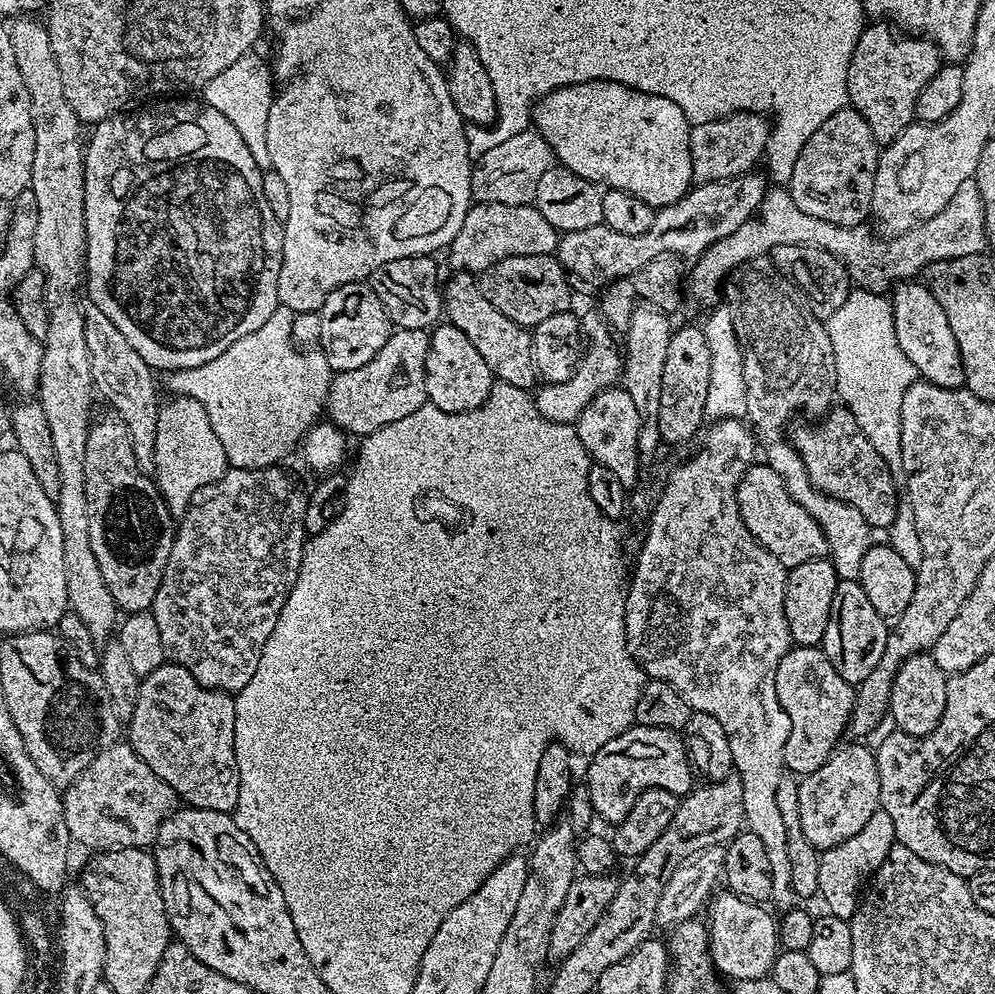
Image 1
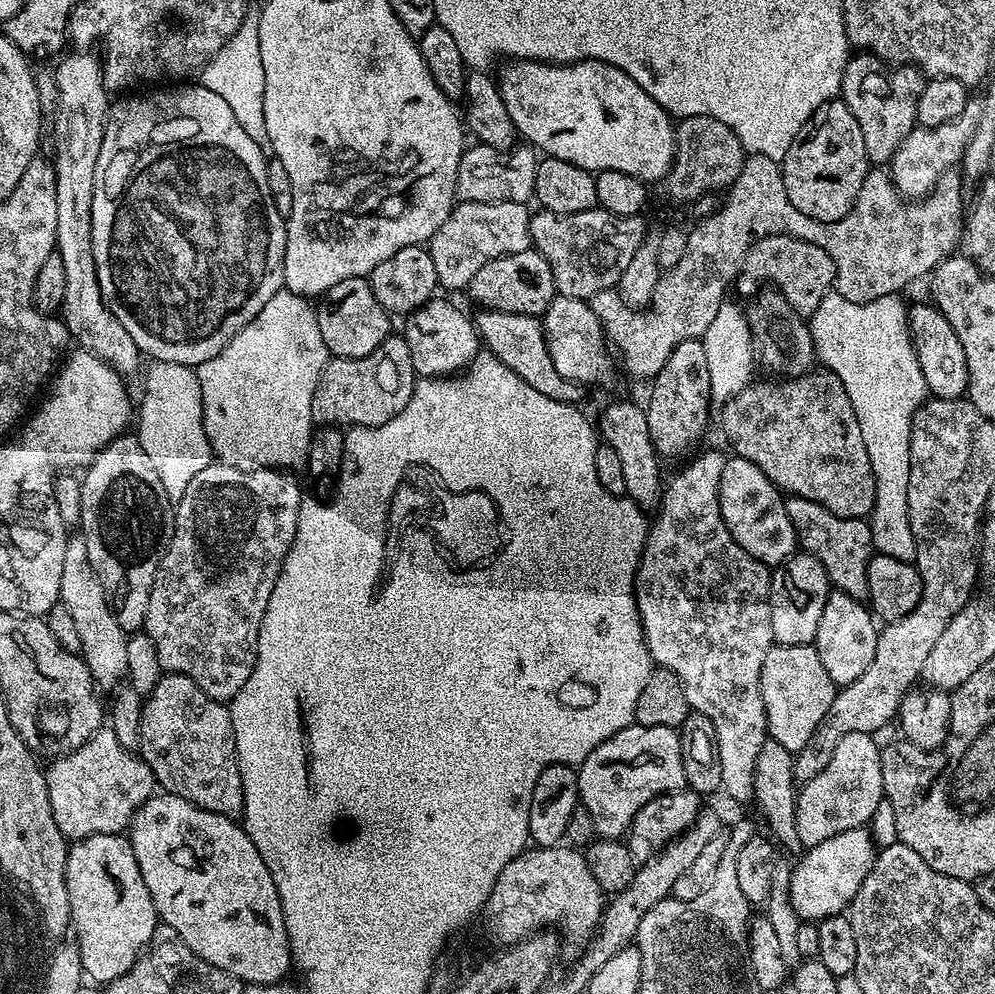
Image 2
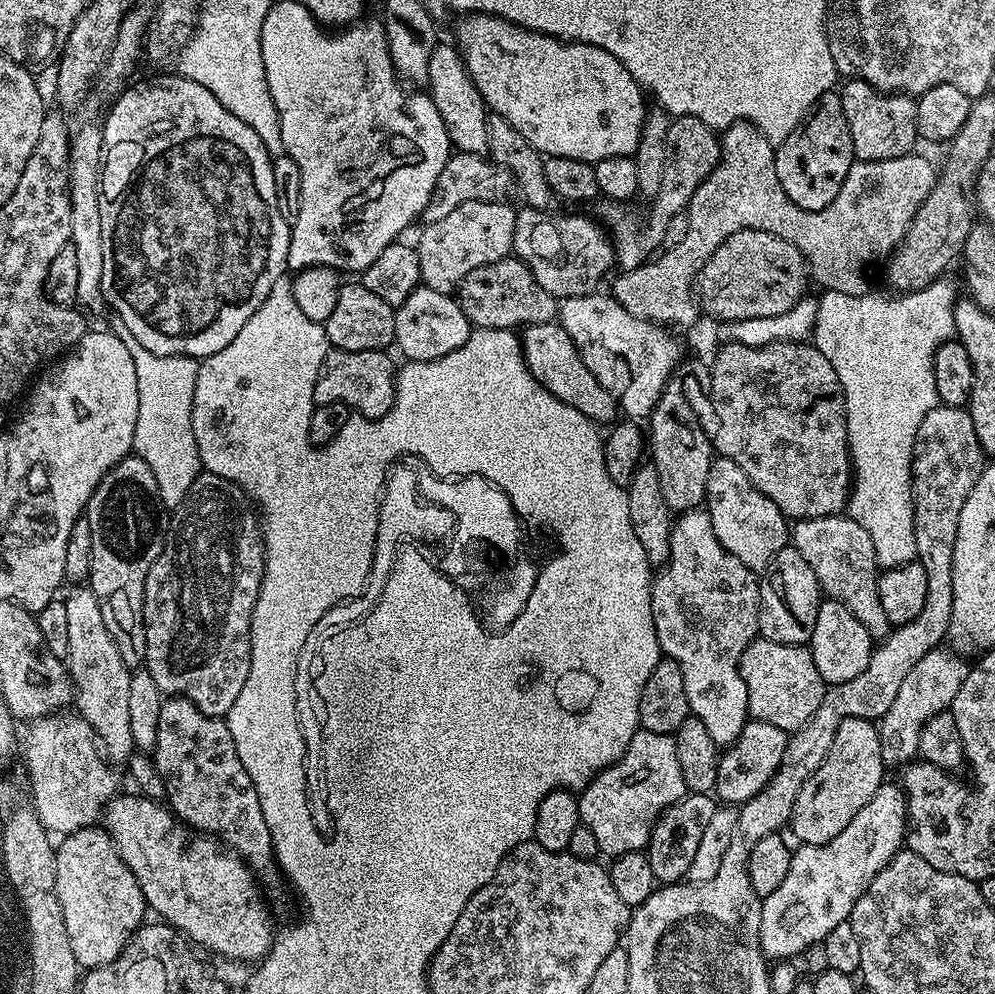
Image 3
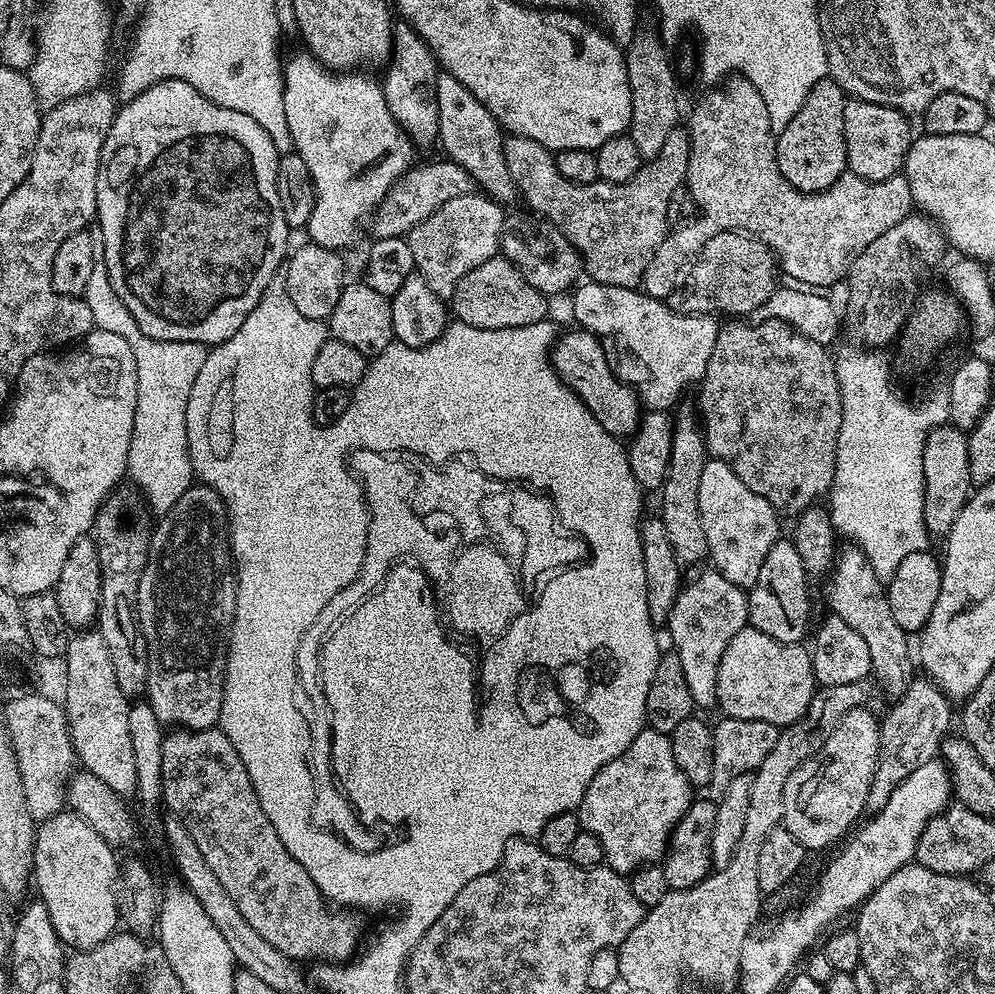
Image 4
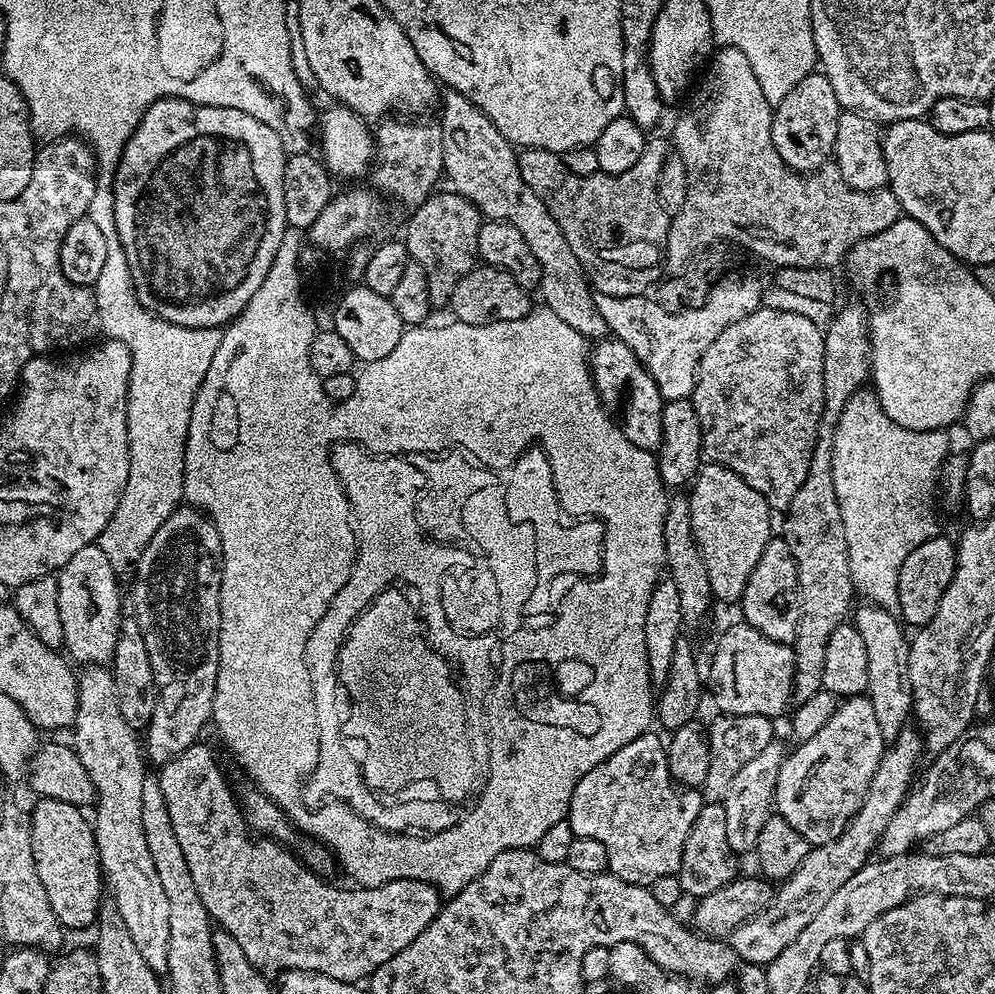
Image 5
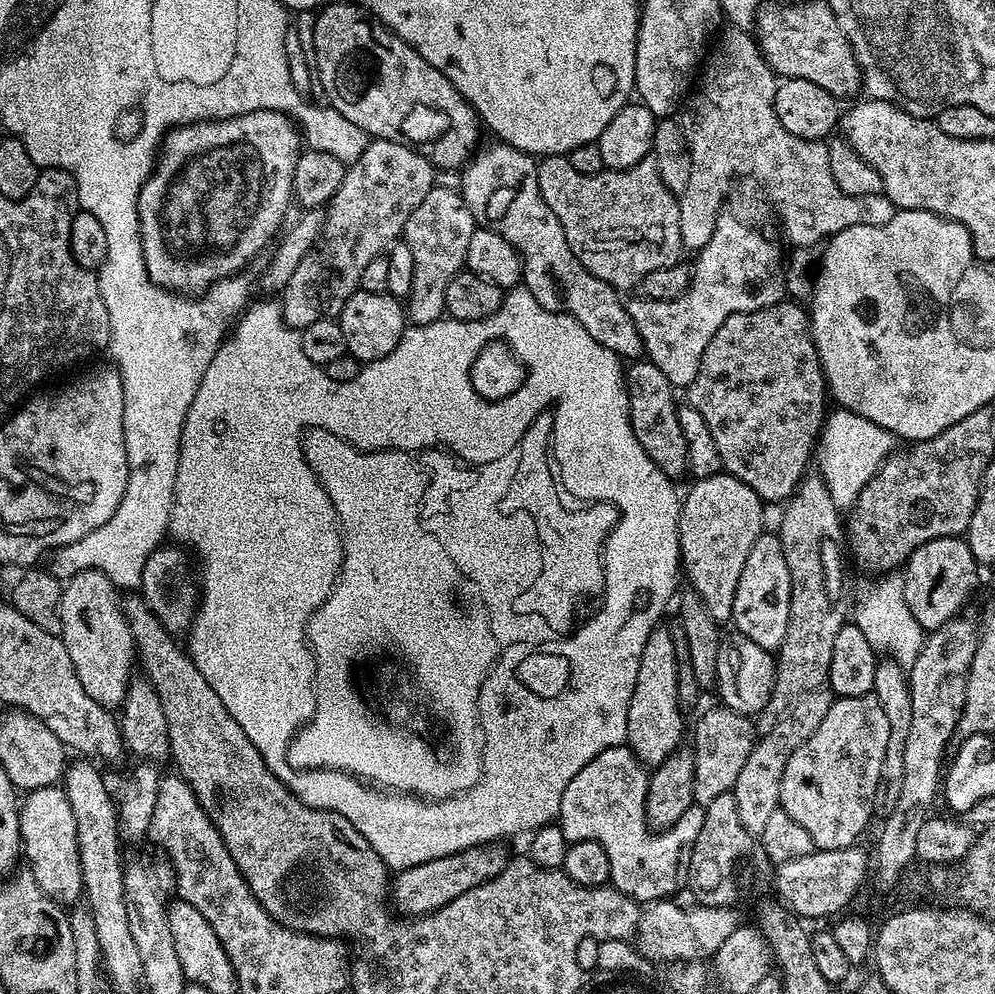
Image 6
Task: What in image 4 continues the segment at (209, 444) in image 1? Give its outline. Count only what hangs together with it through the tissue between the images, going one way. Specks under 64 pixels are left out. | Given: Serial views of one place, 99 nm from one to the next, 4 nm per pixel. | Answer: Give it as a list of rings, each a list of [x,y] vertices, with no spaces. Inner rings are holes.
[[[102,266],[97,267],[95,276],[90,278],[90,282],[86,282],[82,299],[86,302],[86,306],[90,306],[92,323],[96,328],[106,330],[110,334],[118,334],[118,338],[126,338],[126,342],[130,342],[130,350],[134,350],[134,362],[138,370],[138,398],[134,410],[134,430],[128,451],[127,475],[130,480],[132,476],[131,483],[140,489],[153,513],[169,512],[174,502],[178,502],[178,498],[182,498],[182,494],[186,494],[186,490],[194,483],[186,438],[186,402],[190,402],[190,390],[194,386],[194,378],[198,378],[198,370],[202,370],[202,362],[206,362],[209,349],[198,342],[151,340],[146,334],[142,334],[138,322],[134,322],[130,310],[126,310],[122,298],[114,294],[108,271]]]

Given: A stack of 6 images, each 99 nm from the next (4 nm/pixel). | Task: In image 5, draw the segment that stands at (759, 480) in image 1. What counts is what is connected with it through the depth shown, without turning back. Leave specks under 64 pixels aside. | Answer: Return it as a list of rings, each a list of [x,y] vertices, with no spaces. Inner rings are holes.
[[[711,462],[701,467],[691,485],[688,505],[690,526],[694,528],[702,562],[706,562],[713,597],[719,603],[721,600],[724,604],[735,605],[746,590],[750,574],[754,574],[754,566],[758,566],[758,558],[762,558],[762,550],[766,550],[766,542],[773,539],[773,509],[754,486],[746,486],[734,470]]]

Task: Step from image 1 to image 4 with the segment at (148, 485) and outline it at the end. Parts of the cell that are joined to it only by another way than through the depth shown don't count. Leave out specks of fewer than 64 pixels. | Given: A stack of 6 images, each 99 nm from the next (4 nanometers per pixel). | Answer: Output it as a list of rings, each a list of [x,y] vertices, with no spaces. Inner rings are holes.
[[[117,486],[108,493],[98,510],[94,525],[94,539],[101,562],[98,631],[106,642],[106,650],[110,650],[110,663],[114,666],[118,688],[126,697],[140,698],[145,695],[148,686],[150,662],[148,647],[140,632],[140,621],[136,619],[136,595],[152,545],[154,516],[139,488],[124,487]]]

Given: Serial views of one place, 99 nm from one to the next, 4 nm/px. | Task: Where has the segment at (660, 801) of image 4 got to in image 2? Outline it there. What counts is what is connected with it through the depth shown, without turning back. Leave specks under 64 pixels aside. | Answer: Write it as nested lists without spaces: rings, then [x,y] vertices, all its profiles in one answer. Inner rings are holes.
[[[634,722],[594,749],[578,766],[576,777],[580,804],[590,810],[597,837],[623,837],[646,802],[685,787],[679,731]]]

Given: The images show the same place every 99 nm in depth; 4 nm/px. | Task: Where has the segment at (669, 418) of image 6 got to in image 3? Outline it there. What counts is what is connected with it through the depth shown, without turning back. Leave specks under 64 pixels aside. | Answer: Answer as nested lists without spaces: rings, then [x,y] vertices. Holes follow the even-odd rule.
[[[559,322],[527,325],[522,332],[522,347],[528,369],[543,388],[553,392],[562,402],[574,406],[574,410],[578,410],[593,422],[612,422],[617,419],[616,397],[610,394],[610,390],[606,390],[606,386],[602,386],[602,382],[598,382],[598,378],[594,378],[594,374],[590,374],[590,366],[586,366],[575,342]]]

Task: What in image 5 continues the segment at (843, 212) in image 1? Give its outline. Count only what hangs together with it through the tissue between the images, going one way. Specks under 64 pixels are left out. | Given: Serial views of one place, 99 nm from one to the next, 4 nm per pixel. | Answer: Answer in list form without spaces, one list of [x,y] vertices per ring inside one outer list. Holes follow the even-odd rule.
[[[814,70],[786,98],[782,98],[780,104],[775,105],[772,113],[772,137],[774,146],[778,150],[778,156],[795,172],[810,173],[816,172],[824,164],[829,163],[832,151],[834,150],[834,137],[838,134],[838,118],[842,109],[834,94],[834,86],[830,86],[830,78],[824,76],[823,71]]]

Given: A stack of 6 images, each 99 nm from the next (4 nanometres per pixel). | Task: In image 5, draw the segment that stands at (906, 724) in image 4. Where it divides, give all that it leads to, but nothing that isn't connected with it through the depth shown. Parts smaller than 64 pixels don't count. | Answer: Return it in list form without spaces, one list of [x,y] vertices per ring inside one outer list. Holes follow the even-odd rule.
[[[915,727],[902,729],[880,760],[878,770],[870,782],[868,797],[849,822],[847,830],[834,842],[818,844],[809,850],[802,866],[798,866],[798,870],[794,870],[794,874],[790,874],[779,885],[771,905],[732,931],[730,943],[745,965],[767,966],[774,962],[774,958],[778,958],[778,954],[782,954],[782,950],[786,950],[786,946],[790,946],[790,942],[794,942],[794,938],[806,930],[806,925],[818,915],[822,906],[826,906],[834,890],[854,878],[854,874],[858,874],[858,870],[862,870],[862,866],[873,859],[886,826],[890,826],[890,818],[894,818],[896,811],[904,805],[914,782],[912,775],[916,772],[920,751],[923,753],[925,748],[921,733]]]

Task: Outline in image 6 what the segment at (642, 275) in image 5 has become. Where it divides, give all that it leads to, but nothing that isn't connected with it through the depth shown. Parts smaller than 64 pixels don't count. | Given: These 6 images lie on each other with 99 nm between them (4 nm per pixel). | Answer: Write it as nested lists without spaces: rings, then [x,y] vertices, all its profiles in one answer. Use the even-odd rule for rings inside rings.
[[[567,155],[545,156],[537,163],[536,169],[540,196],[546,206],[554,210],[558,222],[562,222],[562,230],[566,230],[566,242],[570,242],[570,250],[574,250],[578,262],[582,262],[587,272],[602,278],[602,282],[606,282],[611,288],[635,289],[642,278],[646,278],[646,274],[681,263],[680,252],[685,251],[685,246],[682,242],[682,226],[678,223],[680,202],[678,196],[663,184],[654,159],[643,160],[638,162],[638,166],[630,166],[626,170],[605,170],[587,176],[578,174],[578,170],[570,166]]]

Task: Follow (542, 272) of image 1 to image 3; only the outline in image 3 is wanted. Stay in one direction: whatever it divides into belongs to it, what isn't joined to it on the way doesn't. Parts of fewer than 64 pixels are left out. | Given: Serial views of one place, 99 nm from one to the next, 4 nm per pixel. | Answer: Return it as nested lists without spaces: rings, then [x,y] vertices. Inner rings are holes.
[[[505,258],[470,270],[459,286],[460,309],[478,328],[523,329],[530,324],[550,324],[558,316],[557,297],[538,284],[532,271],[515,258]]]

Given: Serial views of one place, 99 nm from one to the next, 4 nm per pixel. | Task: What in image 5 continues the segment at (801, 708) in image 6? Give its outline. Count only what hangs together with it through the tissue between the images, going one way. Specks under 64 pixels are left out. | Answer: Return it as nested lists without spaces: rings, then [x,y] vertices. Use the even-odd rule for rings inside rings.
[[[773,738],[766,750],[761,750],[751,762],[742,766],[742,770],[738,770],[738,774],[734,774],[734,782],[730,782],[730,790],[726,790],[726,798],[722,802],[726,810],[726,842],[730,842],[733,852],[751,853],[755,849],[766,818],[773,815],[778,774],[788,754],[789,749],[783,748],[780,740]]]

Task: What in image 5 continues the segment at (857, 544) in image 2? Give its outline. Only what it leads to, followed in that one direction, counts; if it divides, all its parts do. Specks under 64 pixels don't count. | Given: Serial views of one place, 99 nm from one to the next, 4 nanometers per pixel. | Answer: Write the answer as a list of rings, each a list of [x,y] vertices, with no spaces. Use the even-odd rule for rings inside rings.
[[[867,602],[861,605],[861,608],[859,605],[855,609],[854,623],[858,634],[862,634],[862,643],[866,646],[866,695],[874,706],[874,715],[878,717],[878,730],[882,730],[882,738],[885,742],[891,742],[898,738],[902,729],[909,727],[910,717],[913,715],[908,649],[910,640],[907,635],[904,637],[905,625],[889,609]]]

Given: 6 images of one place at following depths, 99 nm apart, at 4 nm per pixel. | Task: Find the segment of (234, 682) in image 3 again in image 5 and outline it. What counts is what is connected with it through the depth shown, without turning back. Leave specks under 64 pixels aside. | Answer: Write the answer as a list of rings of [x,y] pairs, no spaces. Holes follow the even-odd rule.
[[[181,506],[158,526],[158,534],[150,538],[146,550],[134,565],[136,581],[132,584],[132,604],[136,607],[134,619],[138,622],[142,638],[146,642],[146,654],[150,654],[150,670],[154,670],[154,682],[156,683],[156,701],[154,702],[154,714],[150,718],[148,727],[142,736],[142,751],[149,765],[162,766],[170,762],[178,754],[182,754],[192,744],[201,739],[200,731],[212,719],[212,707],[214,706],[214,690],[218,672],[218,634],[220,633],[220,562],[223,560],[222,546],[218,538],[218,530],[212,520],[208,519],[198,508]]]

